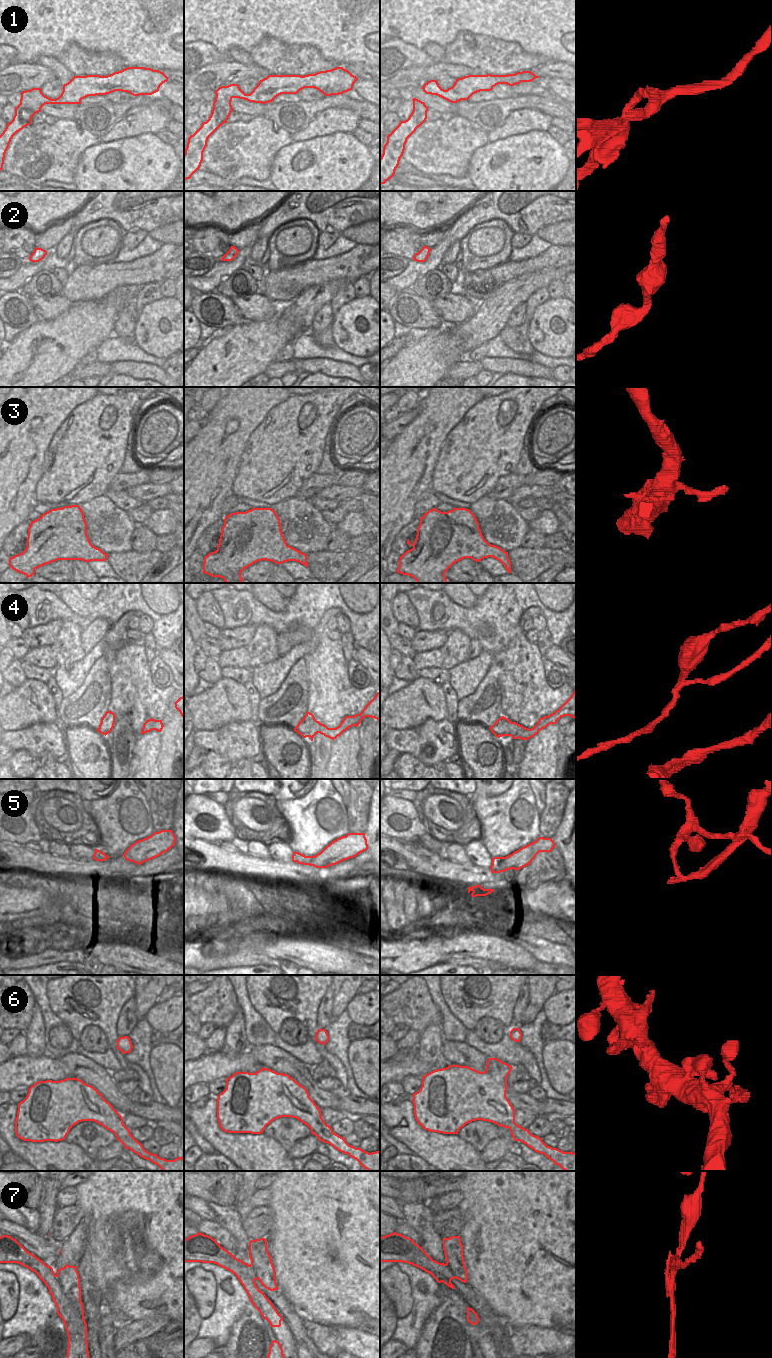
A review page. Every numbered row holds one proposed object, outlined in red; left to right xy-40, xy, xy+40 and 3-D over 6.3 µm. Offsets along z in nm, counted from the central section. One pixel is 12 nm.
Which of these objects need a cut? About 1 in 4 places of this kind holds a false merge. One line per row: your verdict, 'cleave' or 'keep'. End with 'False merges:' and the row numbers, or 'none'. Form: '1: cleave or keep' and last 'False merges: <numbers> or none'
1: keep
2: keep
3: keep
4: cleave
5: cleave
6: keep
7: cleave
False merges: 4, 5, 7

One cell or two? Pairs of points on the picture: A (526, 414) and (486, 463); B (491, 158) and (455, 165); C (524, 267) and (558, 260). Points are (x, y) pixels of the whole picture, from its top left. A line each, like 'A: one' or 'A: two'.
A: one
B: two
C: one

